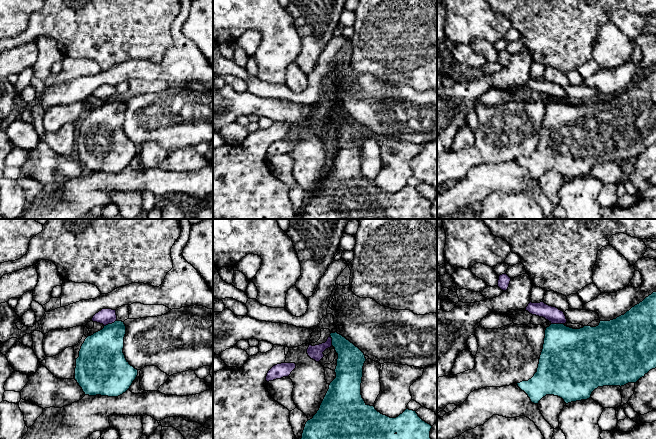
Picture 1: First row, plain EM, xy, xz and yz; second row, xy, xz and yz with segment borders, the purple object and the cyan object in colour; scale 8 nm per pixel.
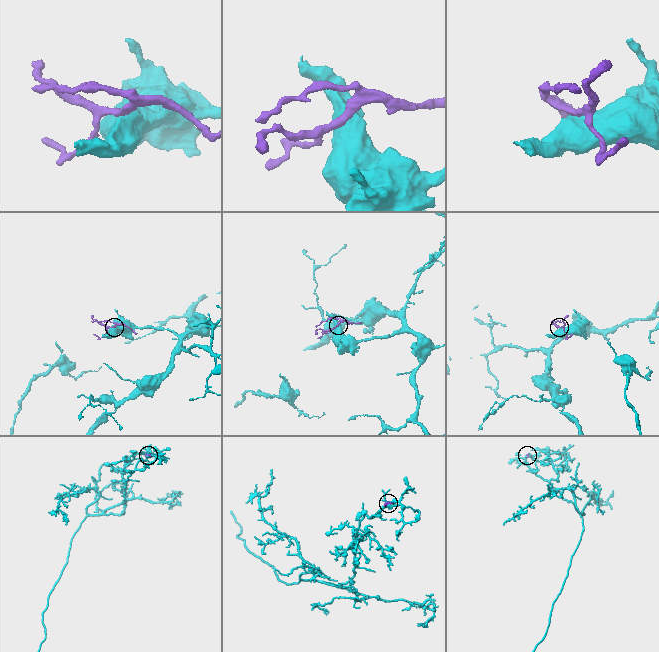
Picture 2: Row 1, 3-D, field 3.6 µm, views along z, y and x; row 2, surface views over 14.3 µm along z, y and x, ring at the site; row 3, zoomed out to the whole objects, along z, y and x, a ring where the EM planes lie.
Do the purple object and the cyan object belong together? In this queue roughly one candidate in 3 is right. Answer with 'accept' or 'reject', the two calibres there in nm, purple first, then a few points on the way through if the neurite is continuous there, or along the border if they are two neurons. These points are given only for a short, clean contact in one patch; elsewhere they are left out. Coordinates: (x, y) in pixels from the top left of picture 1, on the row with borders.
reject; calibres 130 and 340 nm; border xy (116, 320), (104, 326)

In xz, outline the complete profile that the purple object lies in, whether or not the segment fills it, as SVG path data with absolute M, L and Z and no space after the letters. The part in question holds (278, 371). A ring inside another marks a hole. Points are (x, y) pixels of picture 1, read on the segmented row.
M281 363L273 366L267 373L266 381L273 381L283 377L289 377L291 372L296 368L295 363Z

